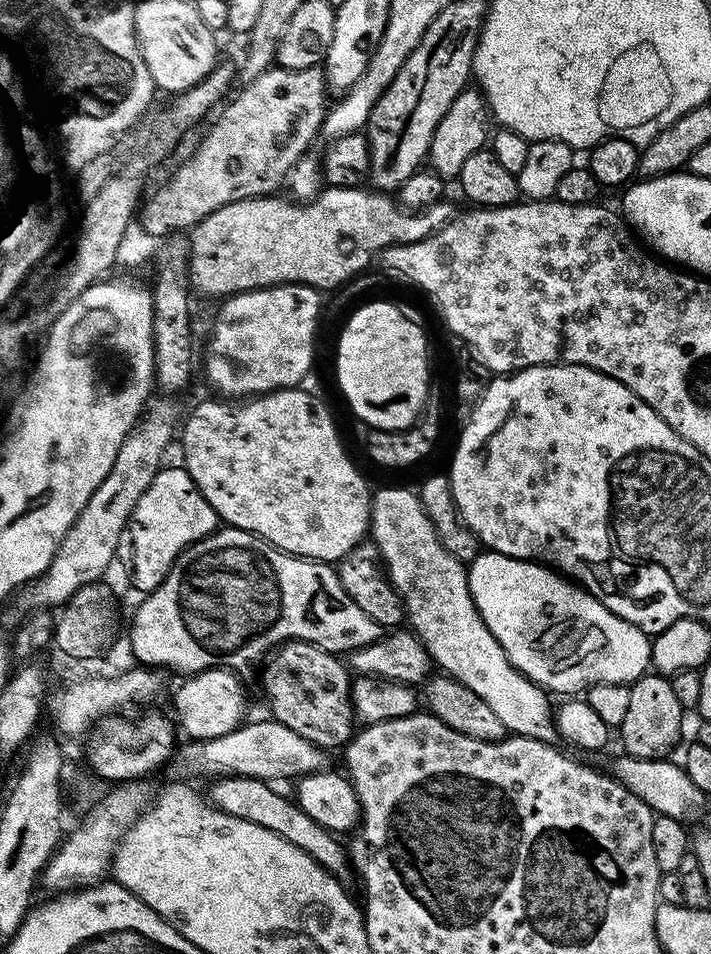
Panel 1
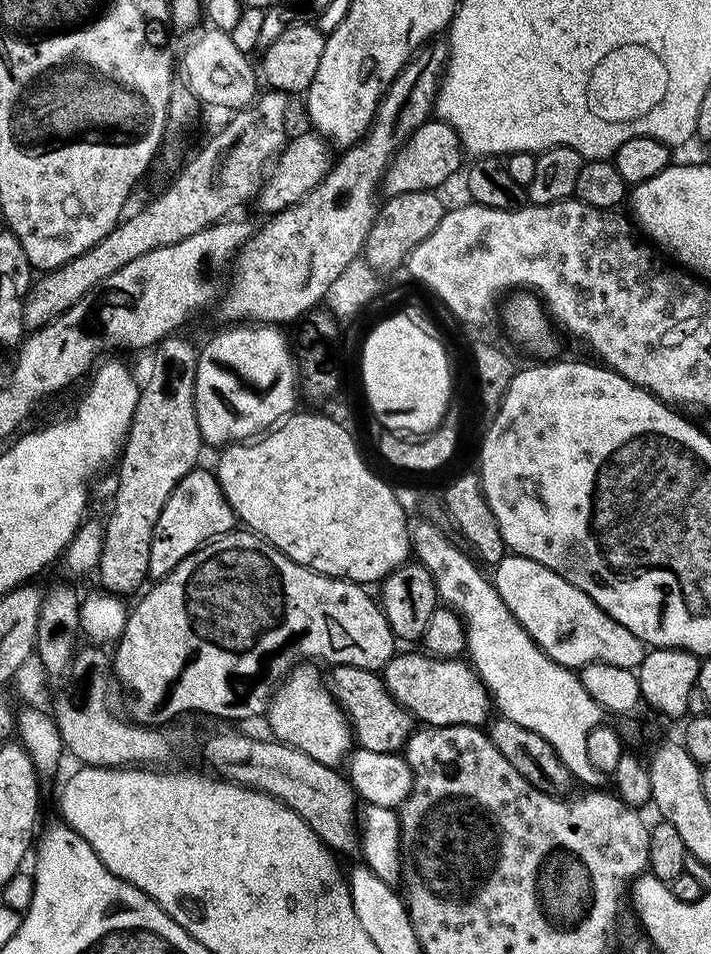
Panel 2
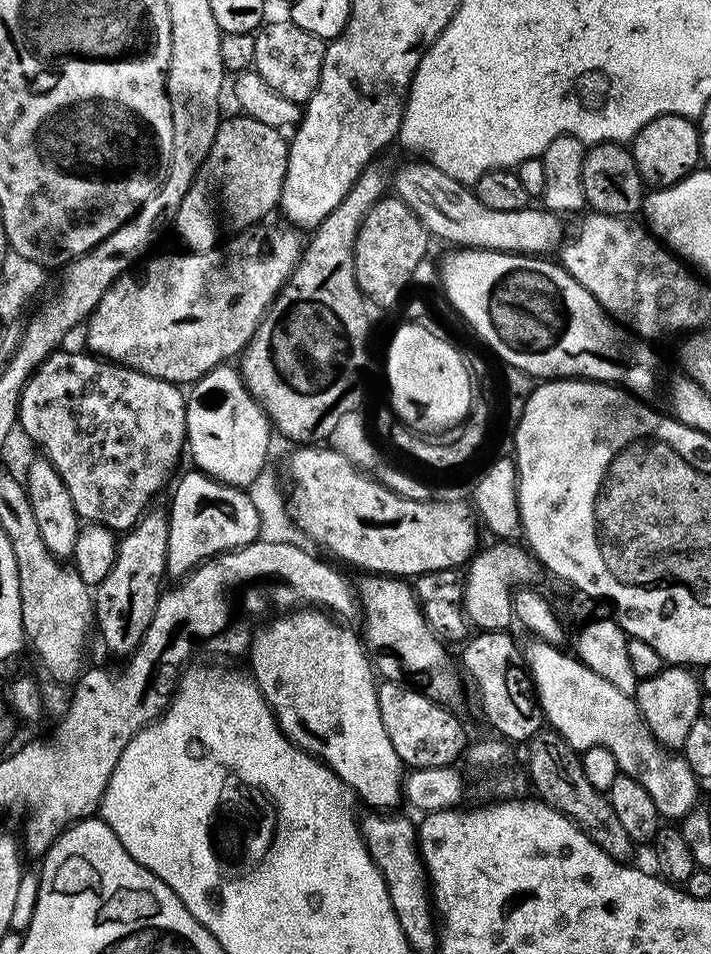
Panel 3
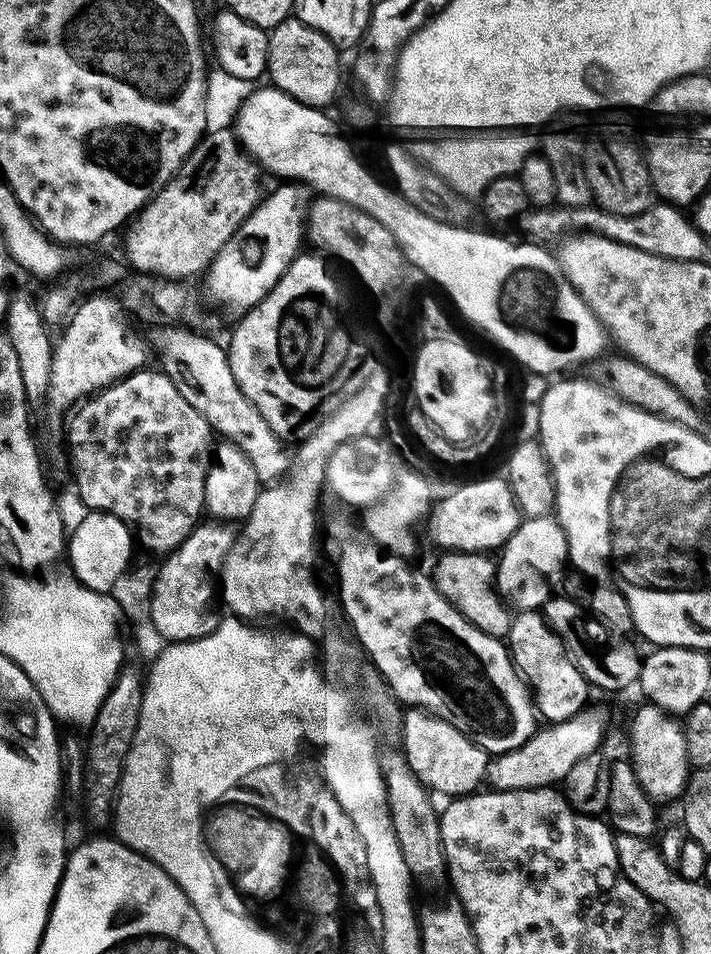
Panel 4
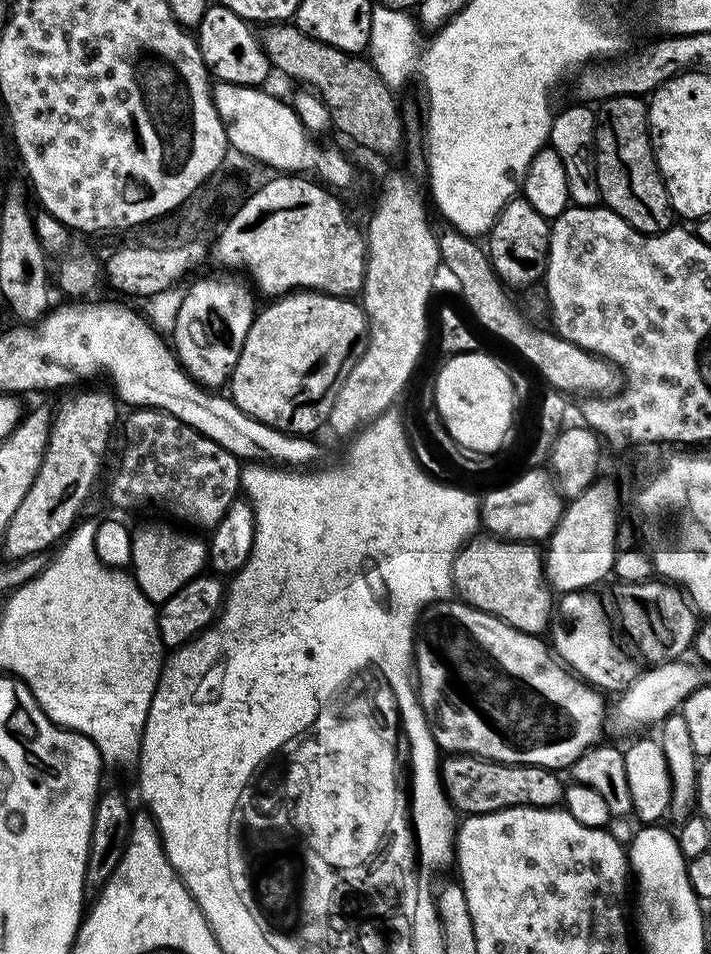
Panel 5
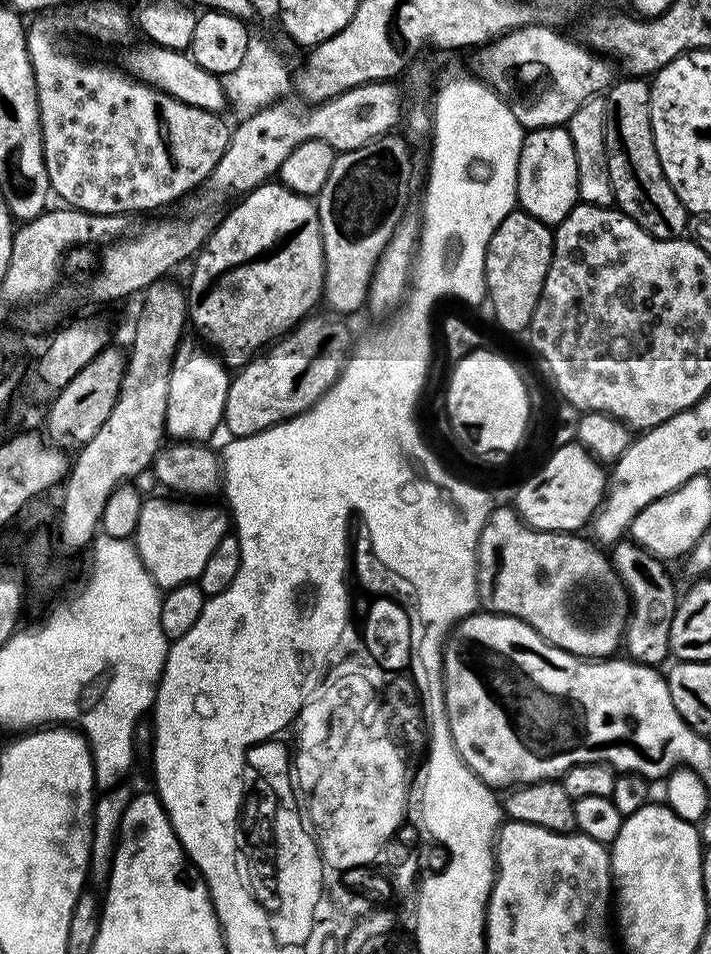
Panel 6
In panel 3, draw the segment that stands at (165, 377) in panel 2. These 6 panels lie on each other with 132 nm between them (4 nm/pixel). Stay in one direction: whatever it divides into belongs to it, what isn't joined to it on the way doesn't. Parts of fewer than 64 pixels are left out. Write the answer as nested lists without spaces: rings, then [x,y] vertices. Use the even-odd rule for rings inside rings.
[[[151,509],[141,517],[135,527],[129,529],[117,545],[116,560],[111,572],[95,589],[95,623],[104,631],[104,640],[112,648],[121,648],[125,654],[131,653],[141,642],[156,612],[156,603],[162,595],[160,582],[167,573],[168,517],[165,511]]]

